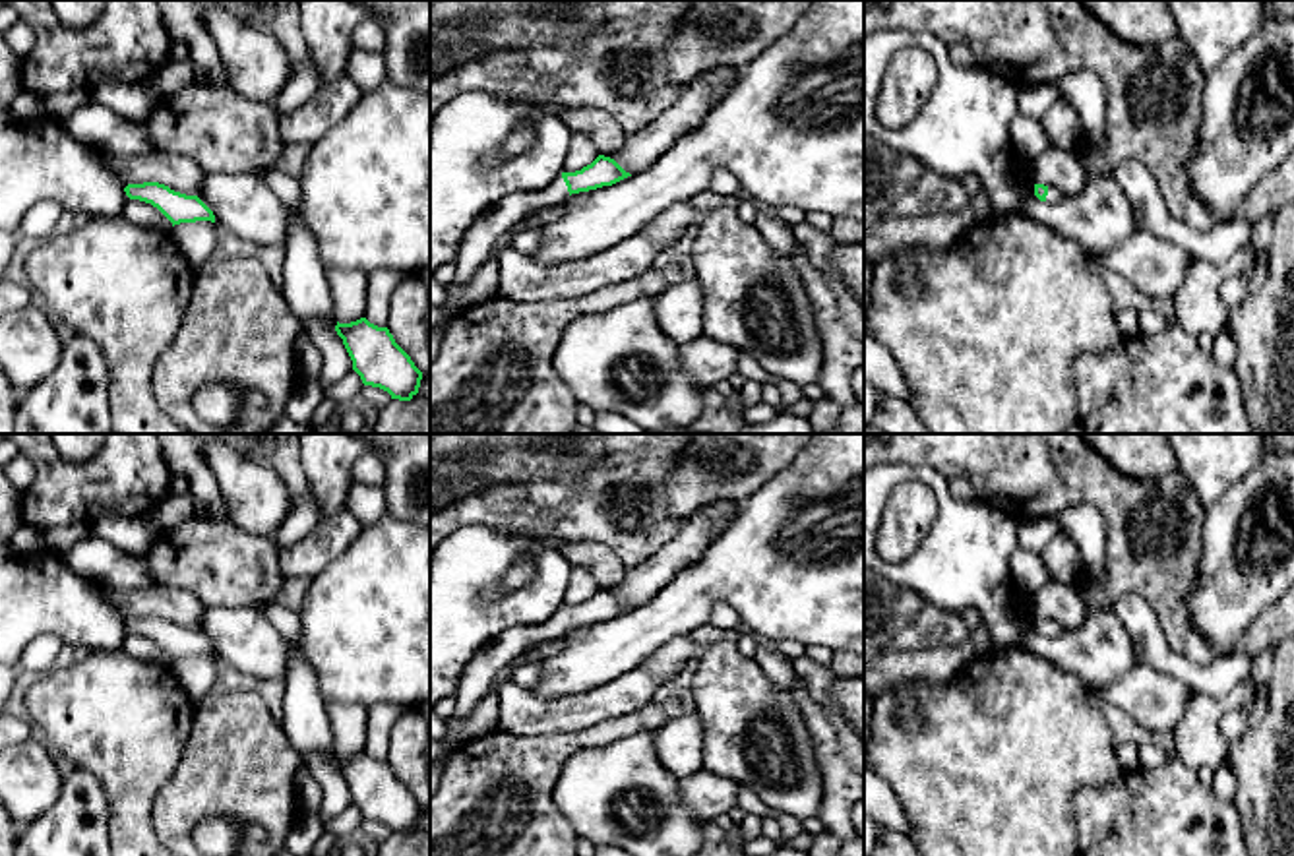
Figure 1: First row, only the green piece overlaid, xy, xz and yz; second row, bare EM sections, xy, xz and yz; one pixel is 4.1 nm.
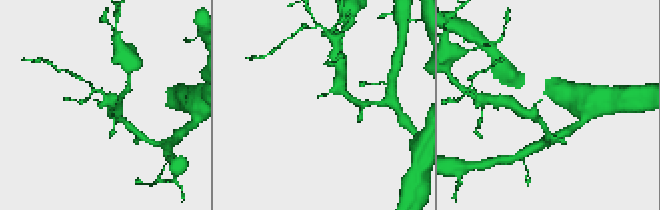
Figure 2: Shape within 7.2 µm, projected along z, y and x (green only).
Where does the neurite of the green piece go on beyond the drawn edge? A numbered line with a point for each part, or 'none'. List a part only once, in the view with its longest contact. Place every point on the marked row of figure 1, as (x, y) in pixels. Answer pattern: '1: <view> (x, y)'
1: xz (504, 215)

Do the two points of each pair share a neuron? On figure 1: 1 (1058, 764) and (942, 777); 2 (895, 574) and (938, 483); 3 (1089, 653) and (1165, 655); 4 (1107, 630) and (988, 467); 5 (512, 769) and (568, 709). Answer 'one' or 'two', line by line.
1: one
2: one
3: two
4: two
5: two

